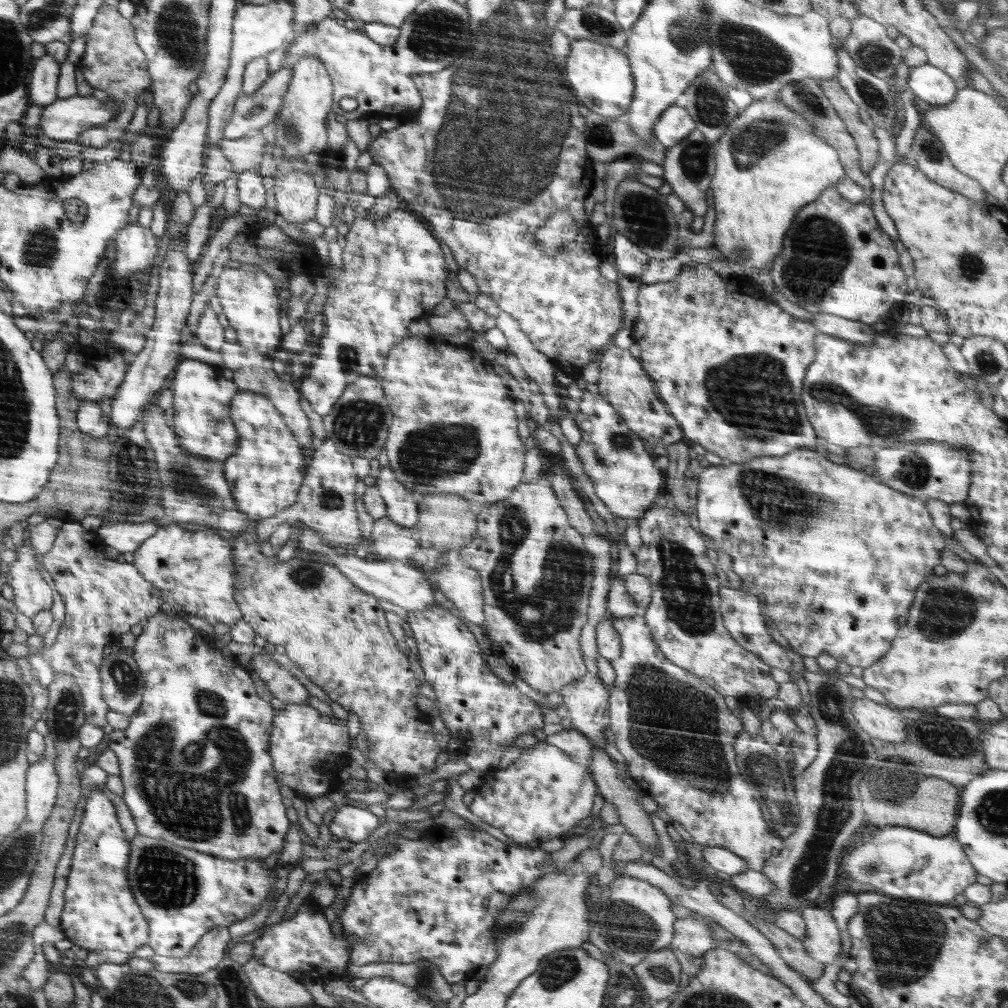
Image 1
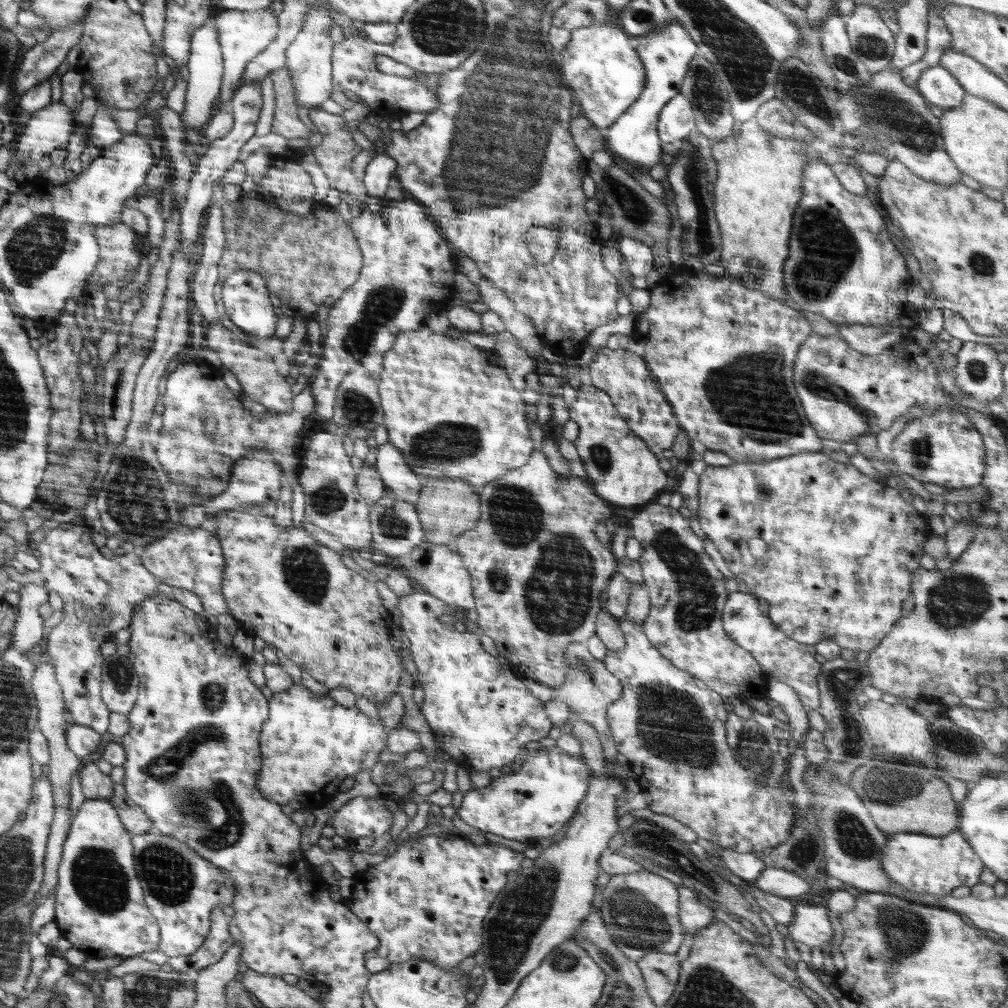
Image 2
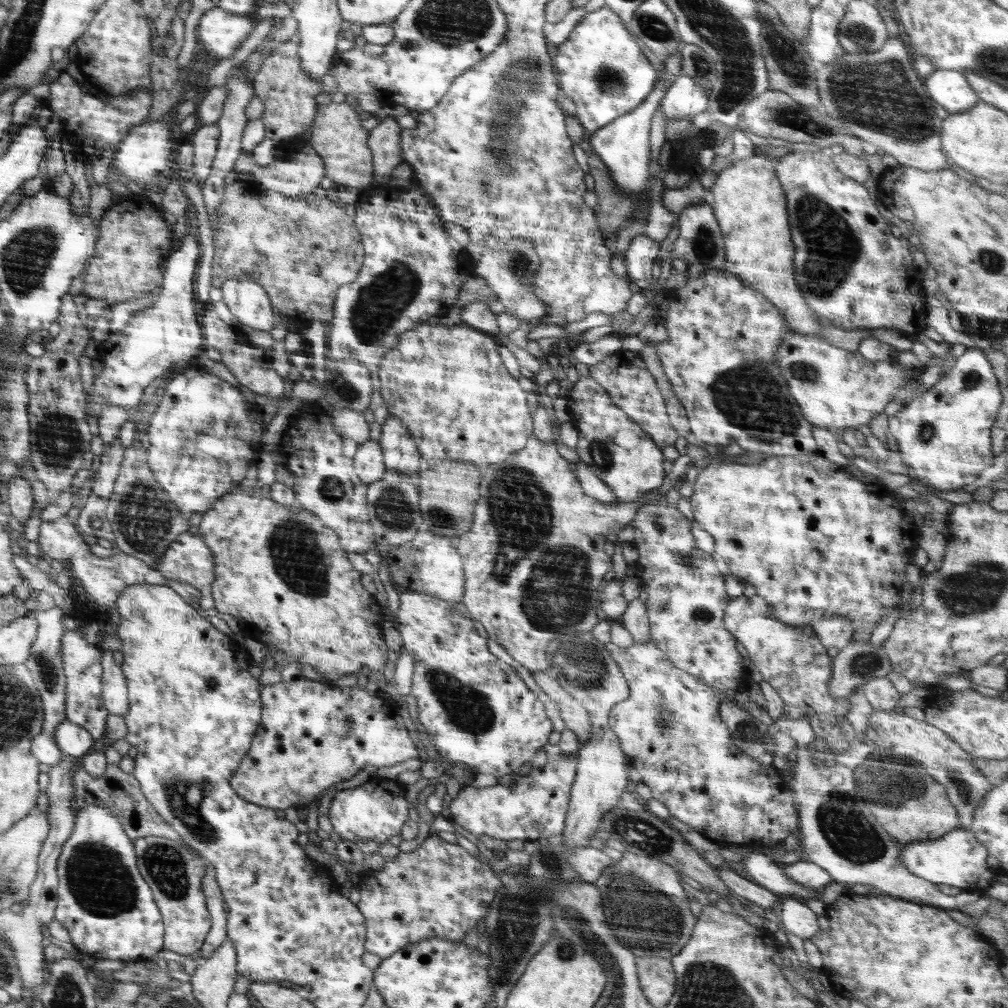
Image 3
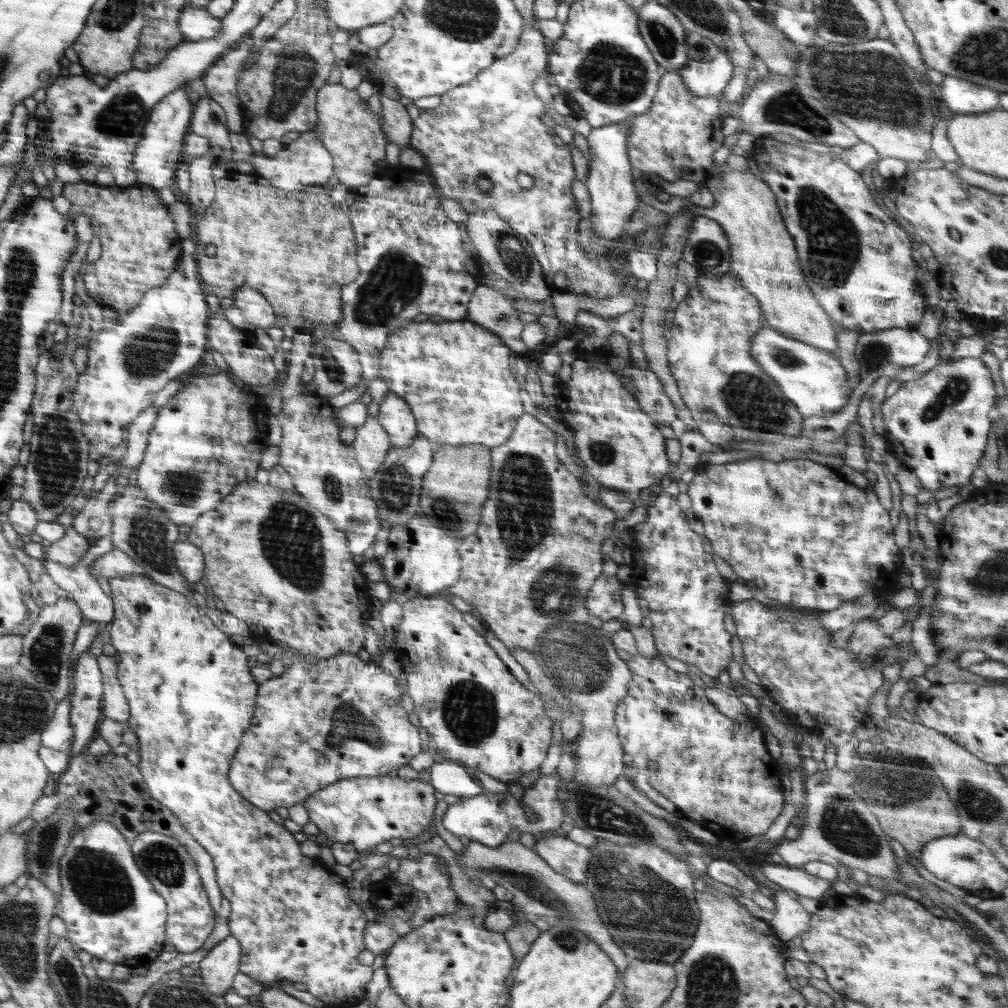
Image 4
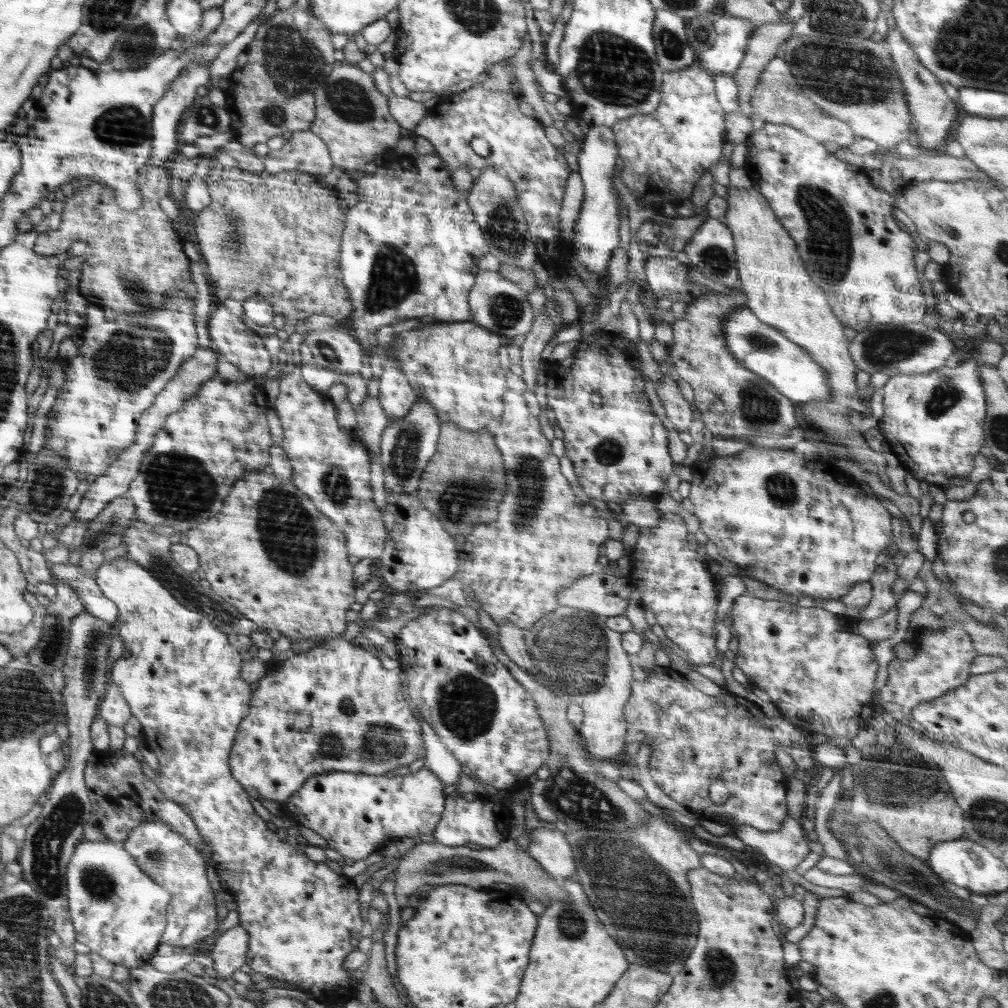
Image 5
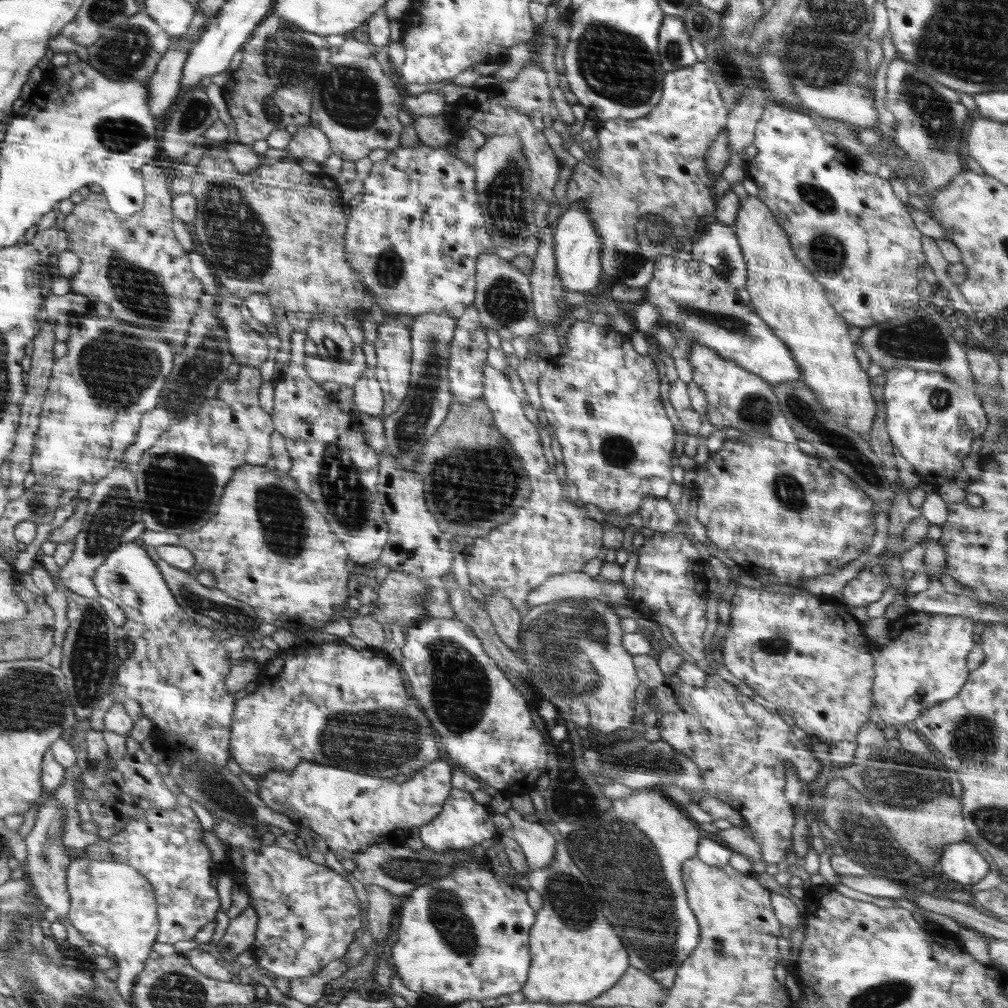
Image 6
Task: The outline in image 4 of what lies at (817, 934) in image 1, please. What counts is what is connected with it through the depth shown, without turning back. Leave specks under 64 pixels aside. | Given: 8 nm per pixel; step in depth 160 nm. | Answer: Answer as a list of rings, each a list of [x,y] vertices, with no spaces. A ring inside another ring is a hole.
[[[782,890],[775,892],[774,895],[776,912],[769,925],[777,938],[787,942],[807,932],[811,926],[810,914],[800,905],[798,899]]]

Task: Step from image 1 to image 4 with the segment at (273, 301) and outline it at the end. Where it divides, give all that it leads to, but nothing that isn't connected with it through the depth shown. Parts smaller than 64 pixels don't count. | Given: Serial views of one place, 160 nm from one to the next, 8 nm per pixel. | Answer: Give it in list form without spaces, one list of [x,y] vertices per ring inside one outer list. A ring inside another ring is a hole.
[[[242,285],[230,297],[234,300],[232,306],[239,308],[241,314],[251,325],[266,330],[276,322],[273,306],[260,294],[259,290]]]

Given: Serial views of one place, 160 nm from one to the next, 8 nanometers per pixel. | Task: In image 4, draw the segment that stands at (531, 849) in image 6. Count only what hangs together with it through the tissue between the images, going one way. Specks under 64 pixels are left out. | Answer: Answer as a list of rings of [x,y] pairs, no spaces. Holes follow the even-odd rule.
[[[567,836],[550,837],[535,843],[534,850],[550,868],[566,878],[583,883],[589,872],[589,860],[592,853],[586,846],[580,845]]]

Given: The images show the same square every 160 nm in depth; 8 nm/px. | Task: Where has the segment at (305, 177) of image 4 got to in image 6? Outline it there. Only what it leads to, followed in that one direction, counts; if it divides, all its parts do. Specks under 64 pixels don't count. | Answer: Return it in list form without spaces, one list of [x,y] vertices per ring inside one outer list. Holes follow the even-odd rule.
[[[306,125],[298,127],[285,150],[288,158],[312,158],[322,166],[332,154],[332,144],[325,131],[318,130],[316,126]]]

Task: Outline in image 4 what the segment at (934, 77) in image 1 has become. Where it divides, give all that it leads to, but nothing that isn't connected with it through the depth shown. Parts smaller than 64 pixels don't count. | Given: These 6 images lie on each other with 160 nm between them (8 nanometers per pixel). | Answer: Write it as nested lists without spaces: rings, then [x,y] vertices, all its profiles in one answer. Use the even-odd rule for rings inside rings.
[[[944,76],[942,86],[938,86],[948,110],[961,114],[983,113],[999,108],[998,92],[984,86],[966,84],[956,76]]]

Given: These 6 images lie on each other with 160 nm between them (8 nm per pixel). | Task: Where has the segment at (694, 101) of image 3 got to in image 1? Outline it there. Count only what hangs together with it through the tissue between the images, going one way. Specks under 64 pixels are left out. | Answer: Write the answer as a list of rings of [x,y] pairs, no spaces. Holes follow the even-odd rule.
[[[672,104],[654,124],[653,138],[667,149],[672,148],[695,129],[694,123],[694,119],[685,108]]]

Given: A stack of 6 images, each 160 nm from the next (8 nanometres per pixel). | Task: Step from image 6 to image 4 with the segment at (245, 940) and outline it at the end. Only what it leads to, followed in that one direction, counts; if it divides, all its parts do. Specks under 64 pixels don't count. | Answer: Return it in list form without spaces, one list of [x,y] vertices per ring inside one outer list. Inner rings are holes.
[[[231,935],[214,946],[199,964],[198,976],[210,994],[223,997],[232,987],[236,974],[240,973],[241,944]]]

